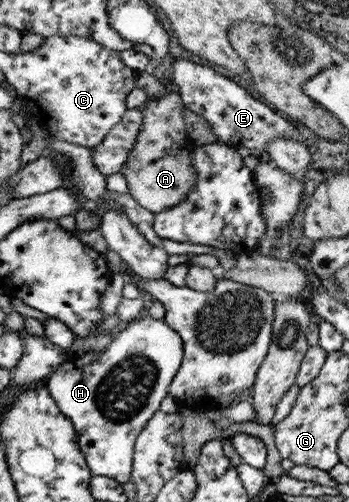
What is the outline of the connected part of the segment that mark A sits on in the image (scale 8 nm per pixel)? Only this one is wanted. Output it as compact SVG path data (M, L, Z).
M172 87L166 95L146 101L140 108L143 113L135 144L128 152L126 163L120 174L129 187L129 195L144 209L153 214L170 209L184 201L189 188L194 185L196 173L189 171L189 155L192 147L186 140L183 120L184 104L179 93Z

